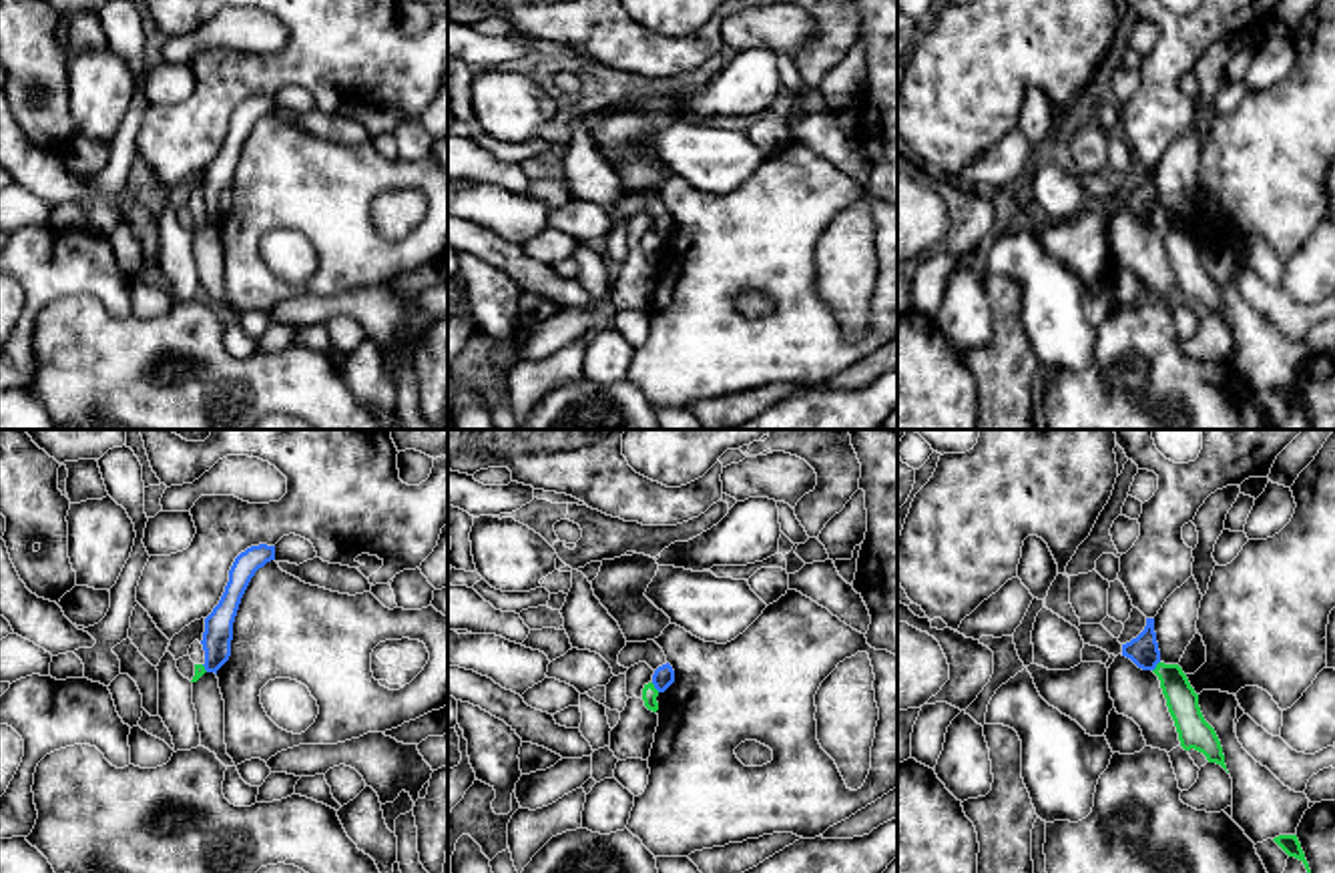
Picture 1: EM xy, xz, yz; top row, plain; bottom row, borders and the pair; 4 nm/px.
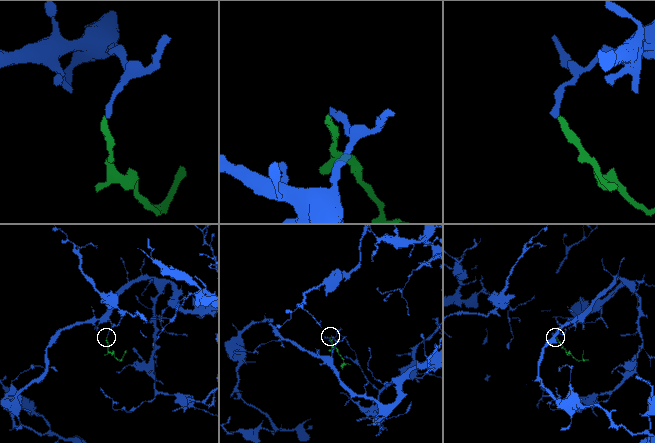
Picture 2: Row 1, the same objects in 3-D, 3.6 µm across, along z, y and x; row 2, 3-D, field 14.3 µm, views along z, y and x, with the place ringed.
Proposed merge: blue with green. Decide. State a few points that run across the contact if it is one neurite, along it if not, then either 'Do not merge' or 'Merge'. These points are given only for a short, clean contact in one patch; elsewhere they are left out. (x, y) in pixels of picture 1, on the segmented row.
Line: xz (651, 683), (659, 691). Do not merge

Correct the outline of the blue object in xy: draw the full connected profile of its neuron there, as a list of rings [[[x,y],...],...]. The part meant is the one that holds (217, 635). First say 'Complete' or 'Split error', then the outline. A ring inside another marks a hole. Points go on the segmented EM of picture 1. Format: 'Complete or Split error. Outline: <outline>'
Complete. Outline: [[[259,544],[241,552],[231,570],[229,582],[219,604],[205,618],[203,650],[205,650],[205,670],[215,672],[231,656],[233,622],[241,604],[241,598],[259,568],[275,560],[275,546]]]

